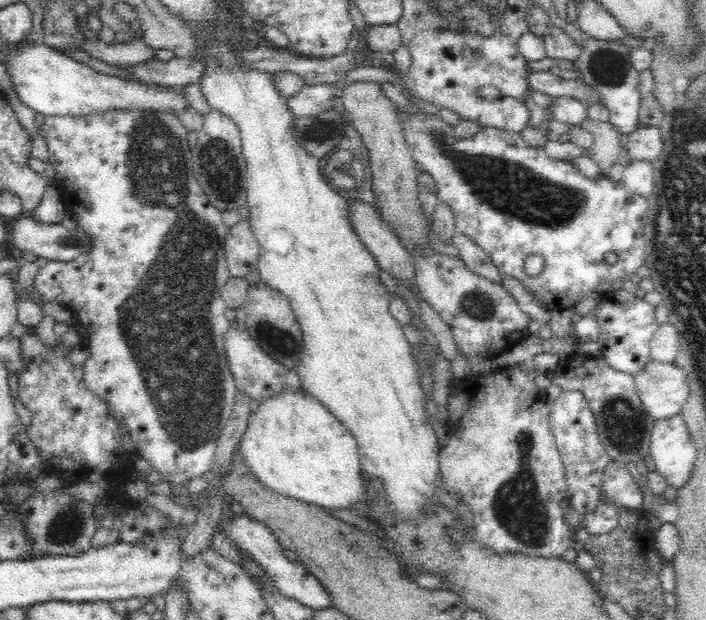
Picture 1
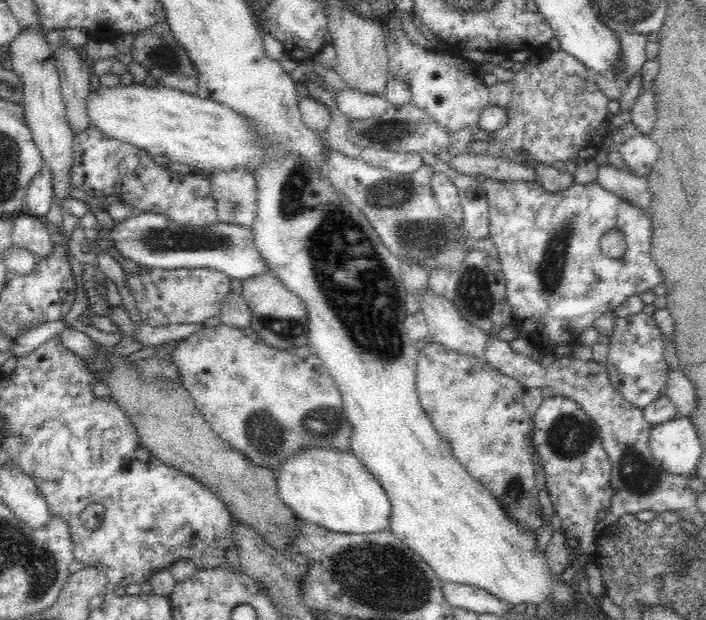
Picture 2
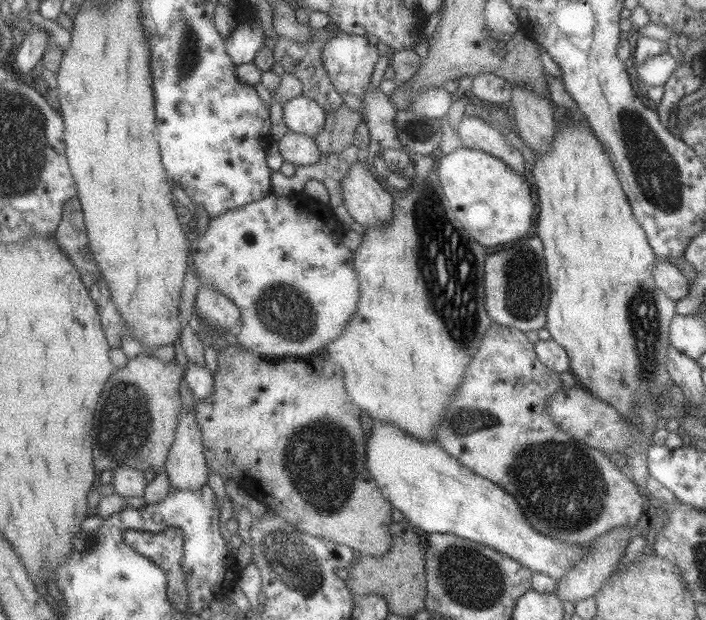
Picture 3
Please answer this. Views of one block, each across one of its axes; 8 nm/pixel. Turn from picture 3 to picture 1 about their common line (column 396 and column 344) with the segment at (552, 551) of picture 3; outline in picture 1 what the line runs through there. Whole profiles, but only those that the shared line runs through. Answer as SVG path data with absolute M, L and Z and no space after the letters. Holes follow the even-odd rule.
M304 390L282 391L256 404L252 408L248 428L241 438L239 452L252 474L264 486L280 495L324 507L328 511L340 508L352 510L365 498L369 482L362 477L363 468L356 439L320 401Z

